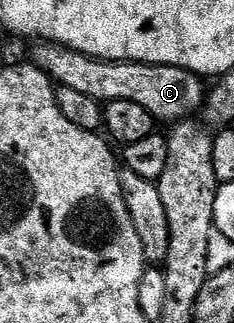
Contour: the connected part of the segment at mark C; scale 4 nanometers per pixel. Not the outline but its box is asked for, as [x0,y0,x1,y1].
[33,42,203,122]

